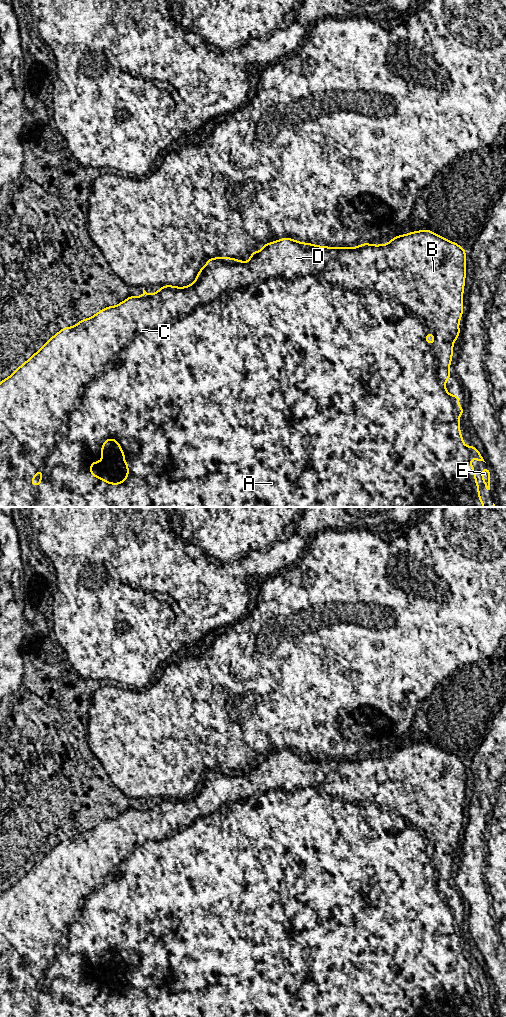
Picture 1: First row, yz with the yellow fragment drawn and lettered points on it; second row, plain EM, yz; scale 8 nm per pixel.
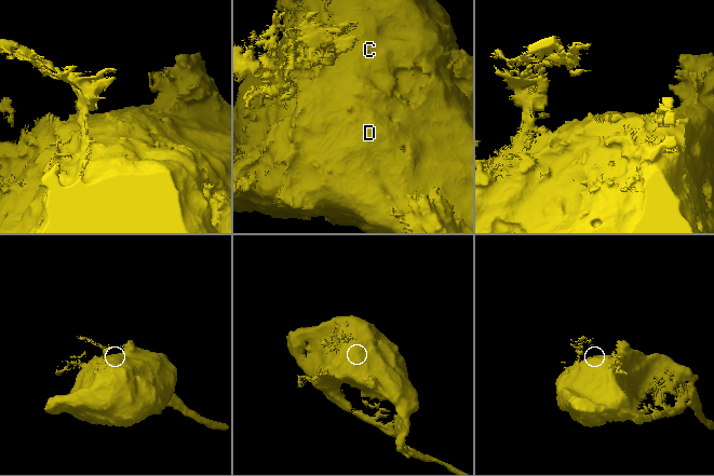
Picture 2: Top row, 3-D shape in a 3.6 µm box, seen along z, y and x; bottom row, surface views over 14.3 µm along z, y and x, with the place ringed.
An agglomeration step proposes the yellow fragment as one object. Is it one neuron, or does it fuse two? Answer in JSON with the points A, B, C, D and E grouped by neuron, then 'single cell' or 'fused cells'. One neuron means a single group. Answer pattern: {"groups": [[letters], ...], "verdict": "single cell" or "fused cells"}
{"groups": [["A", "B", "C", "D", "E"]], "verdict": "single cell"}

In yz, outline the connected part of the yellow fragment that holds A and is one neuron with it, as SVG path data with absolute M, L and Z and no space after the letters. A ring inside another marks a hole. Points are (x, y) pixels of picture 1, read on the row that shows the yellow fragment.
M428 229L396 236L388 244L363 243L353 248L317 246L292 238L282 238L264 244L260 252L253 251L247 262L230 257L208 259L207 264L198 272L196 280L187 287L166 285L152 295L143 288L141 297L131 295L116 306L105 307L93 317L82 319L74 327L64 327L8 378L0 382L0 507L485 507L470 458L485 461L474 446L464 445L458 420L464 409L459 406L459 395L450 395L444 386L451 376L449 367L453 344L461 334L459 321L463 314L466 253L457 243ZM428 332L434 336L431 346L427 344ZM109 439L119 445L123 462L127 465L127 477L121 483L109 483L91 473L93 463L103 462L103 445ZM41 467L43 474L35 488L32 480Z

